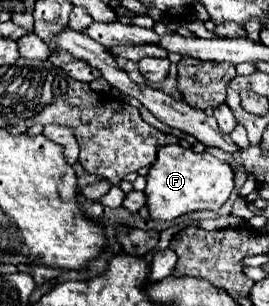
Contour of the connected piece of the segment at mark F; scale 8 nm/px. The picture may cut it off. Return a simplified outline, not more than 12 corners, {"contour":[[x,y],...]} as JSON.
{"contour":[[181,144],[157,150],[145,206],[153,220],[219,210],[233,170]]}

